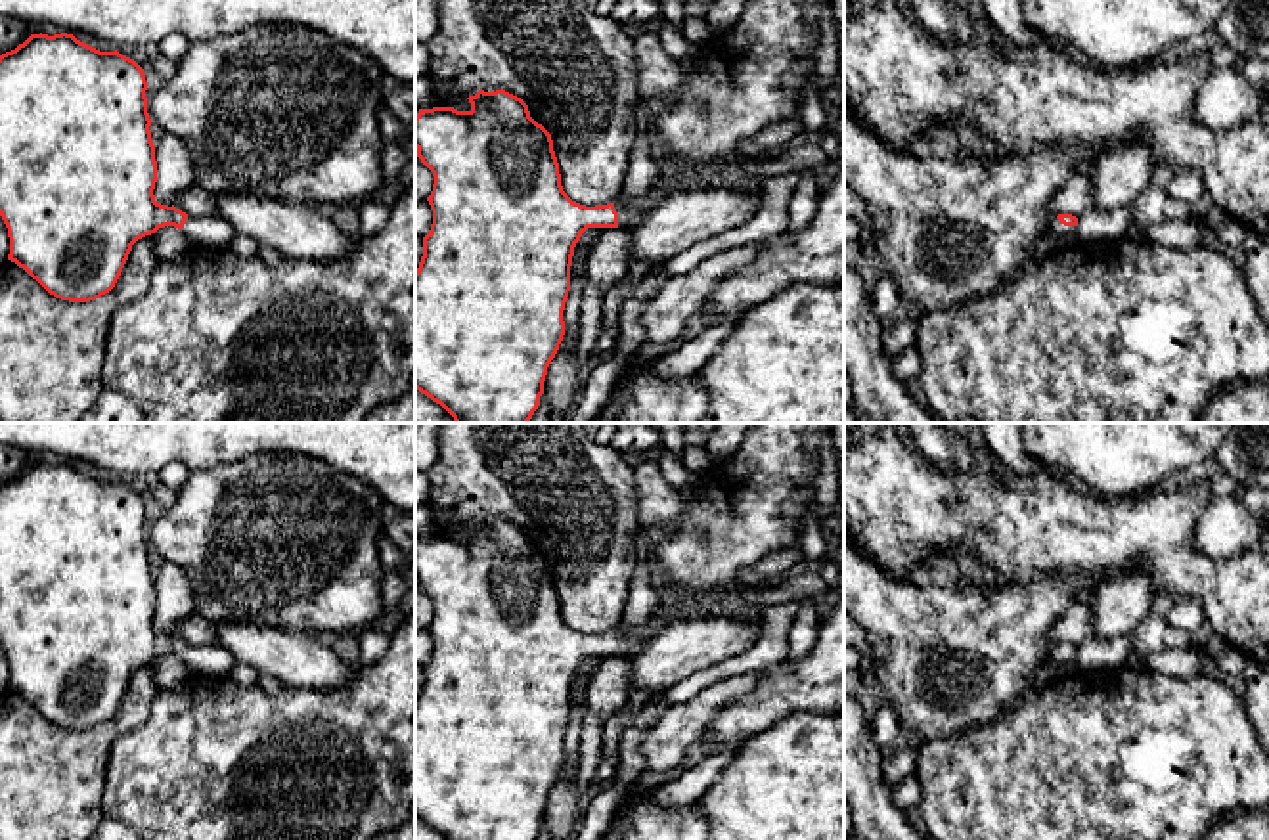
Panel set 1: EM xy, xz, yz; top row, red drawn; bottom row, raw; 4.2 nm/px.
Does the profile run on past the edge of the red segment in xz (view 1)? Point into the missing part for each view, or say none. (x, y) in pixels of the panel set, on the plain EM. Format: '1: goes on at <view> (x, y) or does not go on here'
1: goes on at xz (795, 586)

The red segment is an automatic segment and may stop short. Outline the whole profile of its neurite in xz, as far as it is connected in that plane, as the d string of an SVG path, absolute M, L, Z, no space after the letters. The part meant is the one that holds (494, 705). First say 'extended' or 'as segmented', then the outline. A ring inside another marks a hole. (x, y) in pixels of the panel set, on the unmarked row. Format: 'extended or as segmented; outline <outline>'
extended; outline M479 519L467 528L469 540L433 536L415 543L417 586L434 605L427 626L433 652L423 666L423 685L415 698L415 817L446 840L538 838L547 796L565 763L563 739L570 719L574 675L588 656L632 658L674 620L729 614L735 608L764 610L790 601L819 601L831 593L827 574L800 570L760 587L741 587L725 599L687 599L660 591L647 626L630 633L614 630L586 635L563 620L551 563L530 545L521 526L505 519Z

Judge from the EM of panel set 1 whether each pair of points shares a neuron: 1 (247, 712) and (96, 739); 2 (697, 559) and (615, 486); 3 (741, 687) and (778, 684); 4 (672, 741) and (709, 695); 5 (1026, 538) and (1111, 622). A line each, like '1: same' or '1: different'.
1: different
2: different
3: different
4: same
5: different

